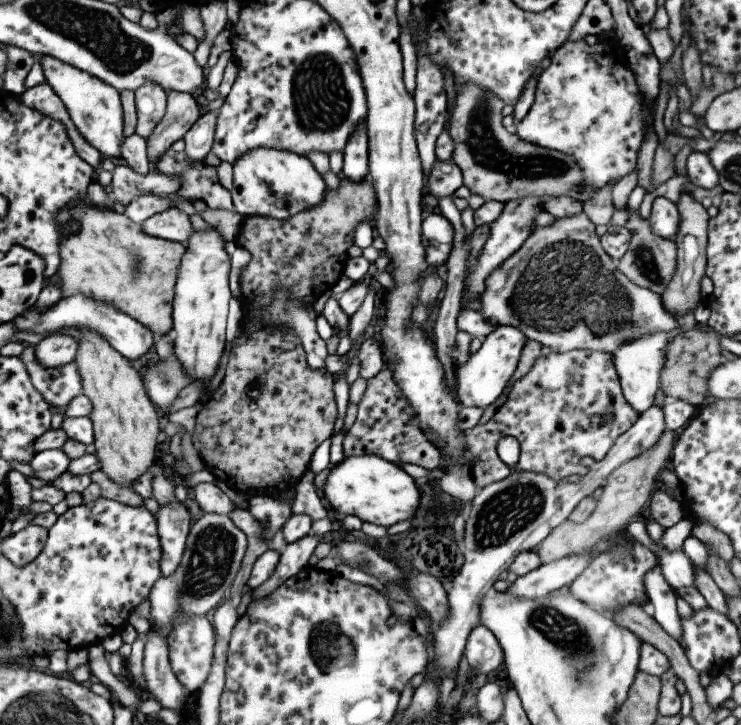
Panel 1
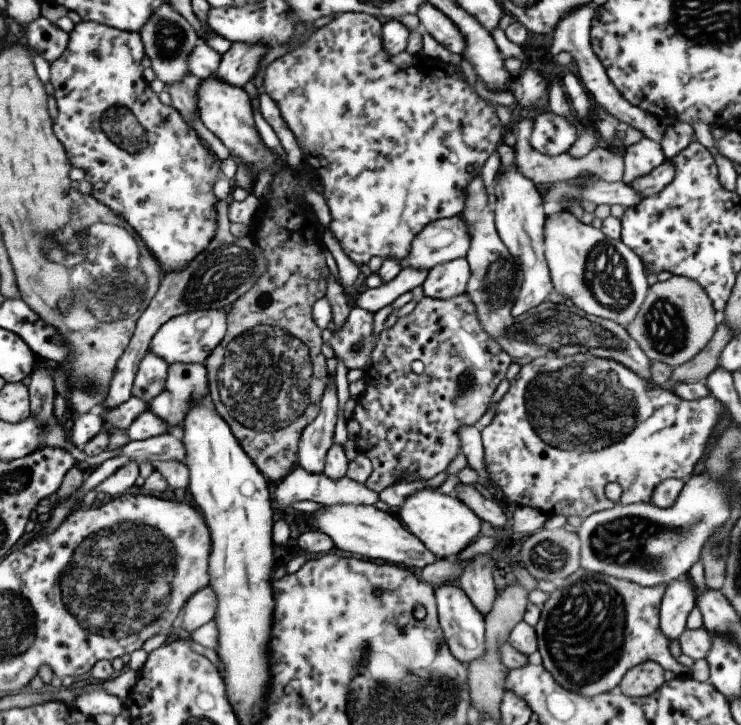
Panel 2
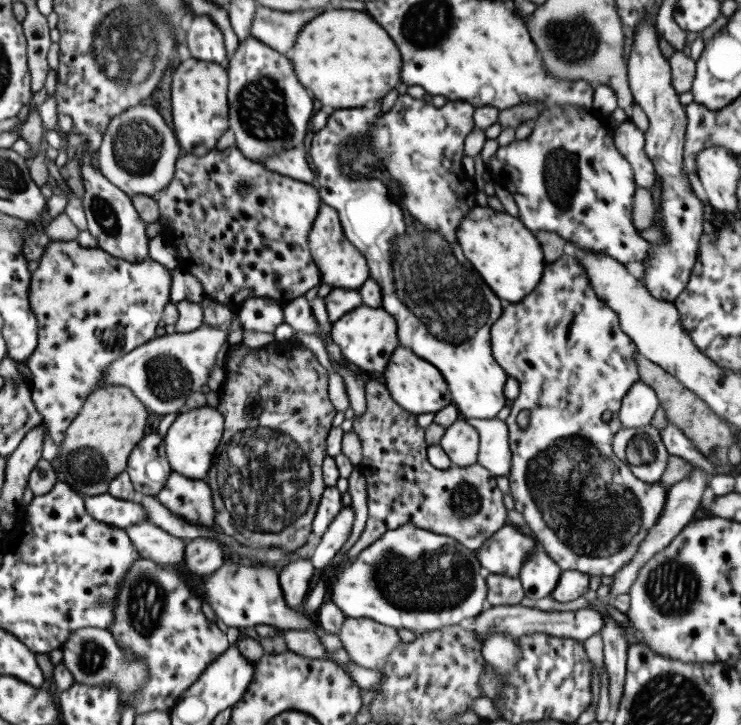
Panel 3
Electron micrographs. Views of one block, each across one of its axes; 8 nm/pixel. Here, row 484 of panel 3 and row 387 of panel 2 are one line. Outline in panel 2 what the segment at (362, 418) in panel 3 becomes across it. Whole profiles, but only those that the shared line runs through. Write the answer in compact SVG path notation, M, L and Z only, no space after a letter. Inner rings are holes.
M466 293L448 300L422 296L409 314L397 318L391 328L381 330L369 363L363 369L365 390L355 401L351 418L359 425L354 439L357 451L369 460L373 469L363 486L379 494L399 482L401 476L429 480L443 472L459 453L457 428L463 424L472 426L488 410L491 395L504 379L509 364L507 353L481 329L475 304ZM415 360L423 363L421 374L411 371L410 364Z

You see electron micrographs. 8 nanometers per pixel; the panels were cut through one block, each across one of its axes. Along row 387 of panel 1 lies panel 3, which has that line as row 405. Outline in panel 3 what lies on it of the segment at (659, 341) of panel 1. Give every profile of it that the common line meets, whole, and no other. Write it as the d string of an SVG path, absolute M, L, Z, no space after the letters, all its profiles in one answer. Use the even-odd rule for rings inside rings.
M641 380L633 382L621 399L617 420L623 428L639 428L650 424L659 403L655 392Z

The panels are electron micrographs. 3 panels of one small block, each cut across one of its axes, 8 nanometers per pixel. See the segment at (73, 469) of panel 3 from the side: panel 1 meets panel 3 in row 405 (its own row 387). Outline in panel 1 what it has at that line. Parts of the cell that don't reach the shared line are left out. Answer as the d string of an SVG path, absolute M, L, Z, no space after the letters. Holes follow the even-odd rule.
M79 328L78 331L81 333L78 339L75 338L77 350L73 362L81 378L81 393L91 402L91 412L88 417L92 424L95 458L99 462L99 469L111 482L131 487L131 484L155 462L155 444L157 444L155 436L160 432L157 410L147 398L139 372L131 366L130 360L121 356L97 332L89 332L87 328Z

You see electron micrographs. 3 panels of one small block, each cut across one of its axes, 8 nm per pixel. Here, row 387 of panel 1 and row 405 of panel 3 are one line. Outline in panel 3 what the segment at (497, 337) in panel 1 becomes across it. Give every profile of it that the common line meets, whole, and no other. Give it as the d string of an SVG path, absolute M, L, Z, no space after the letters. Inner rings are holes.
M407 93L399 95L393 106L387 112L379 115L379 102L375 102L371 108L345 108L345 110L333 110L327 118L327 124L323 130L315 132L311 138L311 148L309 148L309 158L315 164L315 184L320 196L320 202L334 208L338 214L345 238L363 255L369 266L369 276L379 284L381 288L381 298L383 298L383 308L393 320L397 322L398 345L407 347L420 359L432 364L443 377L450 392L452 404L459 411L460 418L464 419L485 419L491 420L497 416L497 412L505 406L505 395L503 395L503 384L508 376L503 368L495 362L491 352L489 328L491 324L501 316L503 303L491 294L491 290L485 285L482 277L475 274L471 264L461 254L461 248L455 240L455 229L459 221L465 217L469 209L475 207L475 192L477 188L473 182L472 174L468 174L462 166L464 156L464 139L473 128L473 106L469 102L447 101L443 106L434 107L427 98L415 99Z

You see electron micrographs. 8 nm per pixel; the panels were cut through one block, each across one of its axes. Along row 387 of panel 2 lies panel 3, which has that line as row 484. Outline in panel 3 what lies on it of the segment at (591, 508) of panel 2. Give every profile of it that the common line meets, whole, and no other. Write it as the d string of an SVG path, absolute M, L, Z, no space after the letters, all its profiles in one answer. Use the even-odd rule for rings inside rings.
M564 252L557 260L544 263L543 272L535 289L523 297L523 299L509 303L505 302L501 308L501 316L491 324L489 336L491 352L495 362L499 364L508 377L513 377L519 385L519 394L512 400L510 412L504 420L508 430L508 446L510 448L509 474L506 478L509 482L509 489L515 512L518 512L525 521L525 531L534 539L540 548L544 550L548 558L551 558L561 571L573 570L591 576L612 576L621 566L629 563L629 560L637 549L639 541L643 540L647 530L653 526L659 517L664 504L666 488L660 481L654 484L646 484L642 480L635 478L628 469L627 464L623 464L612 454L612 438L622 426L617 420L617 411L621 404L621 399L627 394L633 382L637 381L637 366L633 360L635 345L629 337L619 328L617 315L602 300L597 298L595 292L589 287L589 278L583 270L583 266L575 260L575 256ZM527 410L529 412L529 422L527 427L521 429L515 421L515 416Z

